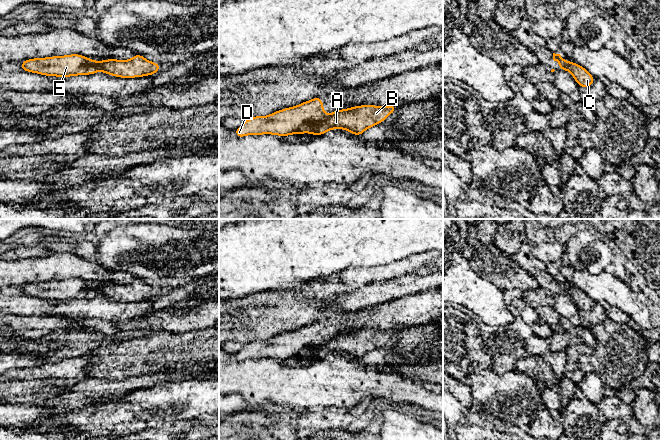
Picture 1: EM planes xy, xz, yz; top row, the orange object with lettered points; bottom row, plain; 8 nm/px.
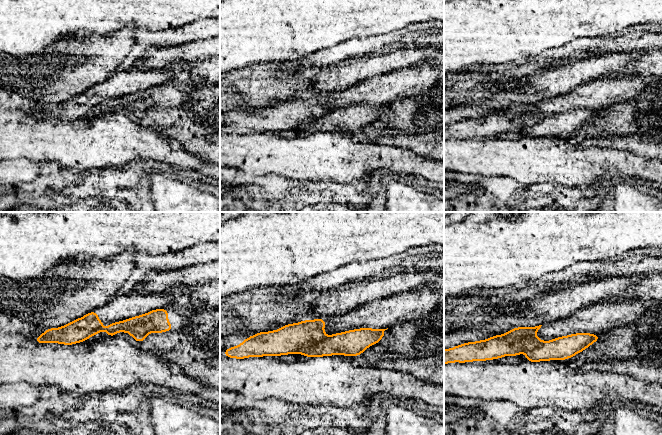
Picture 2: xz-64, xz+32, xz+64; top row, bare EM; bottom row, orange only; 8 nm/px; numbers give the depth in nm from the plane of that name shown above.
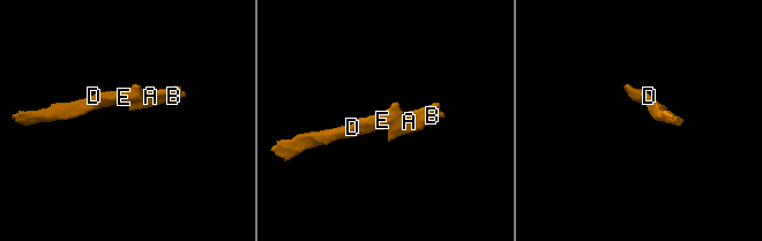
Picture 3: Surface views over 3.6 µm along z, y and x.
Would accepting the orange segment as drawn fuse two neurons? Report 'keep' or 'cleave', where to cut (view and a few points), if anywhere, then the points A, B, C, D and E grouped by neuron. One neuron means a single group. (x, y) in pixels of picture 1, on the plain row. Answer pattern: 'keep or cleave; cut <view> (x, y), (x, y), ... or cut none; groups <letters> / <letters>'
cleave; cut xz (327, 341), (309, 355); groups A B C / D E

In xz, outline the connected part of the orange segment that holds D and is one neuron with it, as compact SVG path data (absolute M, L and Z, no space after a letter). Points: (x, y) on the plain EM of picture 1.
M319 320L297 330L278 334L268 340L247 343L235 354L235 360L272 358L288 360L310 356L327 342Z

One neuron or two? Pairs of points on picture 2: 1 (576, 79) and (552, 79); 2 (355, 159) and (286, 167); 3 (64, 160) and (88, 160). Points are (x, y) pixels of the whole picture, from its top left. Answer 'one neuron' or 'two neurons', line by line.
1: one neuron
2: one neuron
3: one neuron

